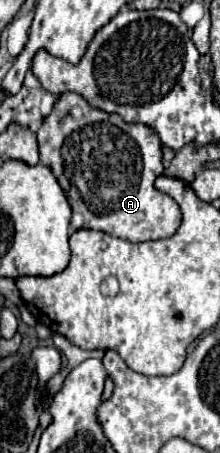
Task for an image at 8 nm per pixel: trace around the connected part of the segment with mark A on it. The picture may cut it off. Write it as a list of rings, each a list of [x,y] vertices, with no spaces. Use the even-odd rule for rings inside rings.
[[[67,91],[43,121],[37,139],[41,163],[53,171],[71,205],[73,229],[95,229],[131,243],[167,239],[179,229],[179,205],[153,187],[163,163],[159,137],[147,125],[125,123],[119,115],[107,115]],[[73,107],[83,111],[79,119],[71,117]]]

